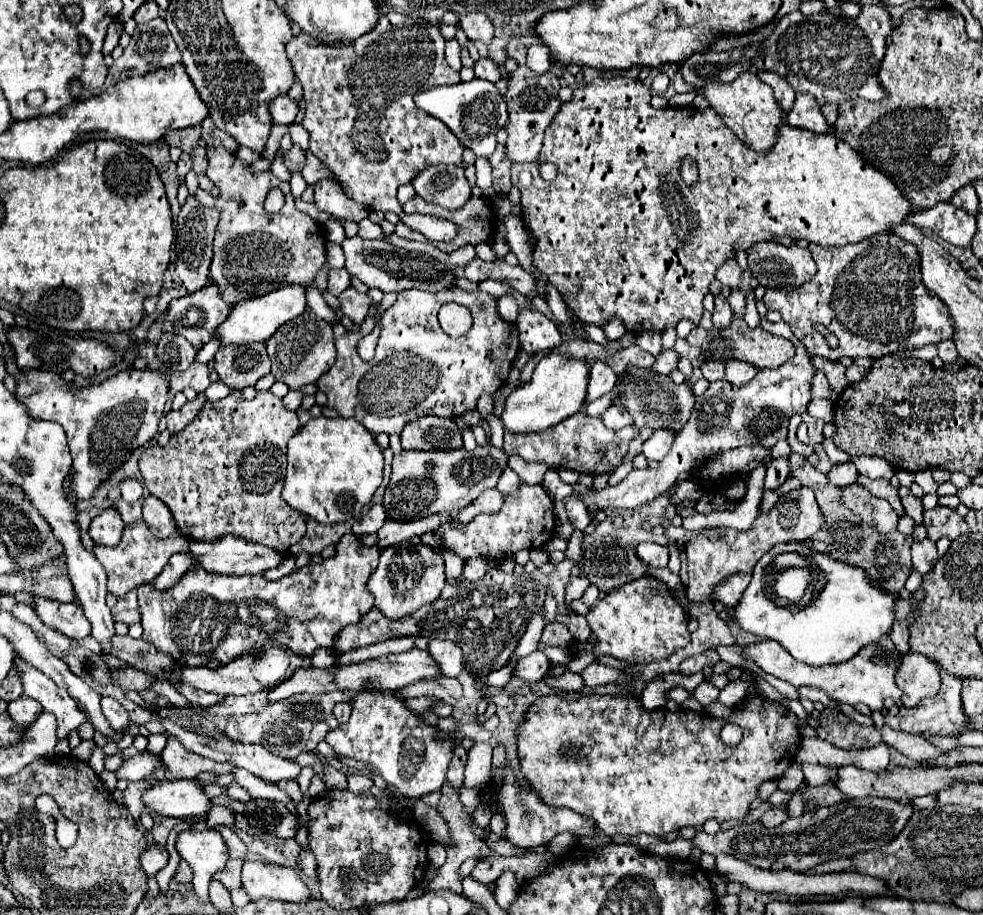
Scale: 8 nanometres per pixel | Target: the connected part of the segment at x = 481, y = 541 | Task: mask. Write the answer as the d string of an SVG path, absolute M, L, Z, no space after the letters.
M521 481L517 495L505 497L501 511L491 515L477 515L467 525L455 525L453 521L449 521L437 533L443 537L443 547L453 549L461 559L481 557L481 555L487 559L511 557L521 549L543 547L553 537L555 533L553 501L541 485L527 485Z

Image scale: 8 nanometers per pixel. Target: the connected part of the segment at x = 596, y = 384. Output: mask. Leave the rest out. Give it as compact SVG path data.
M597 361L591 369L591 381L589 381L589 393L587 401L599 399L601 395L609 393L617 383L617 373L603 361Z

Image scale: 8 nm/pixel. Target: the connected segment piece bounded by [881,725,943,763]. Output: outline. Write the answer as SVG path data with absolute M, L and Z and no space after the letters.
M887 725L881 727L881 737L883 737L883 743L887 743L889 747L895 747L903 755L915 759L917 763L931 761L931 759L935 759L943 753L941 749L927 743L921 735L911 735L911 733L905 733L905 731L893 731Z

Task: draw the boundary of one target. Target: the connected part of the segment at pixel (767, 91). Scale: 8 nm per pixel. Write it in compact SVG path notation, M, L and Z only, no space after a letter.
M743 73L733 83L709 83L703 87L703 95L709 99L711 107L719 113L727 127L751 149L765 153L769 151L779 133L779 125L785 123L785 111L773 97L773 89L757 79L755 73Z

